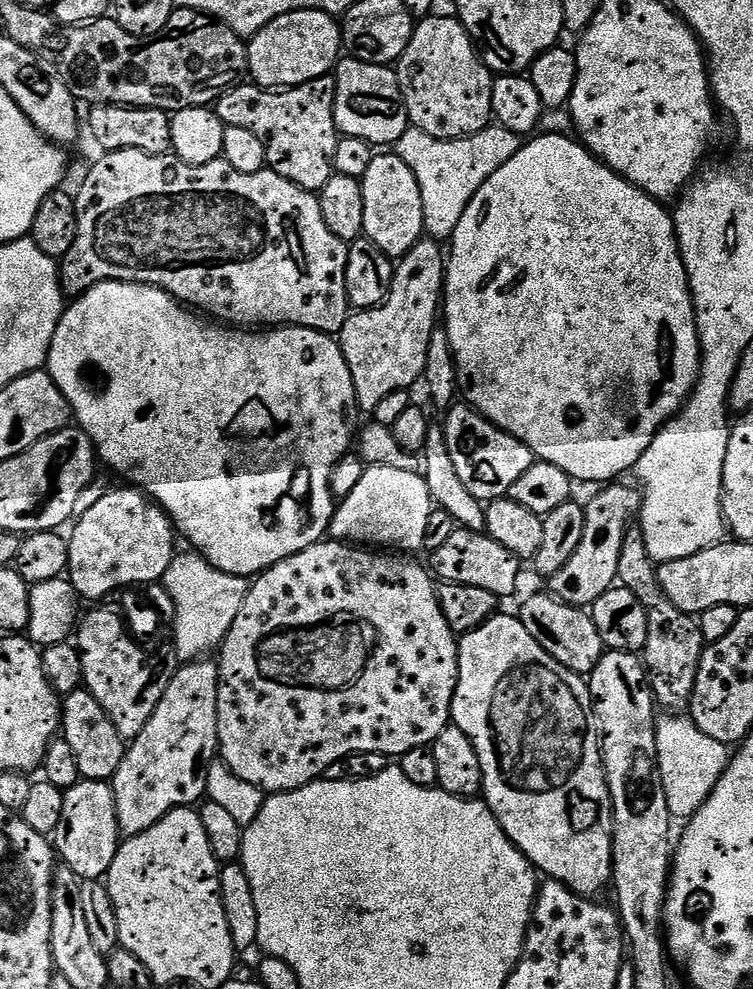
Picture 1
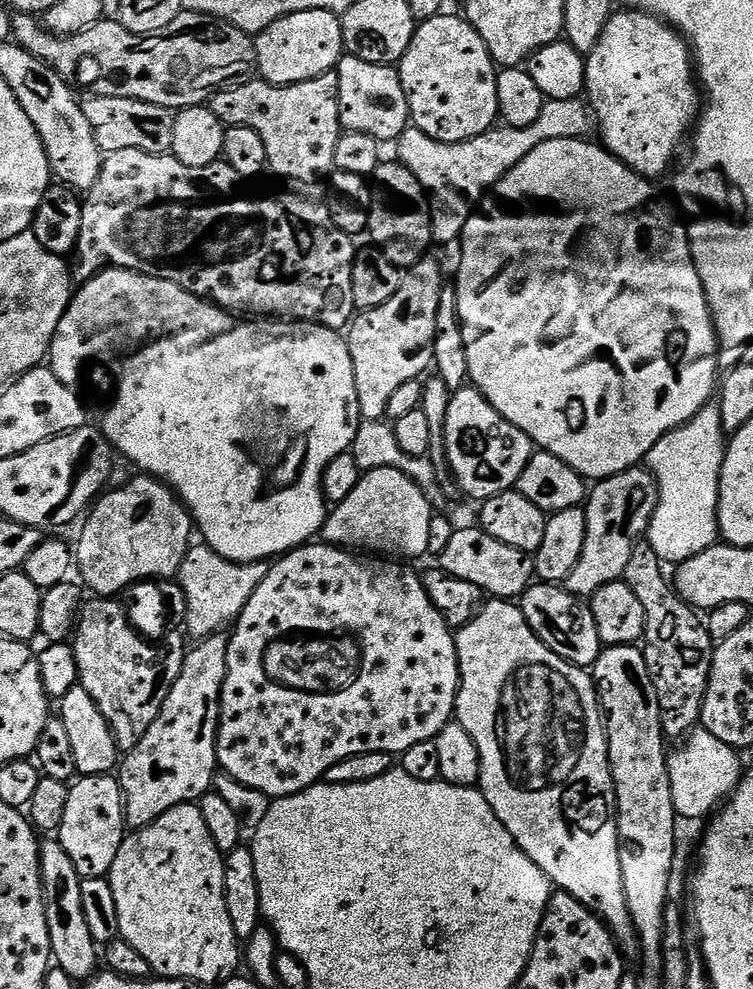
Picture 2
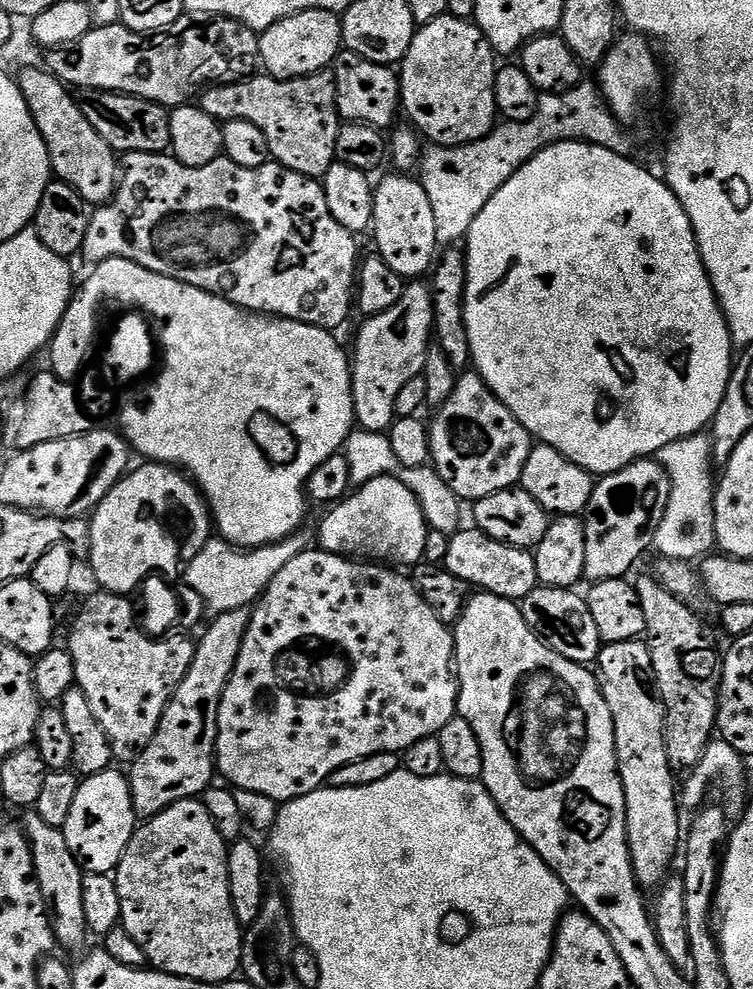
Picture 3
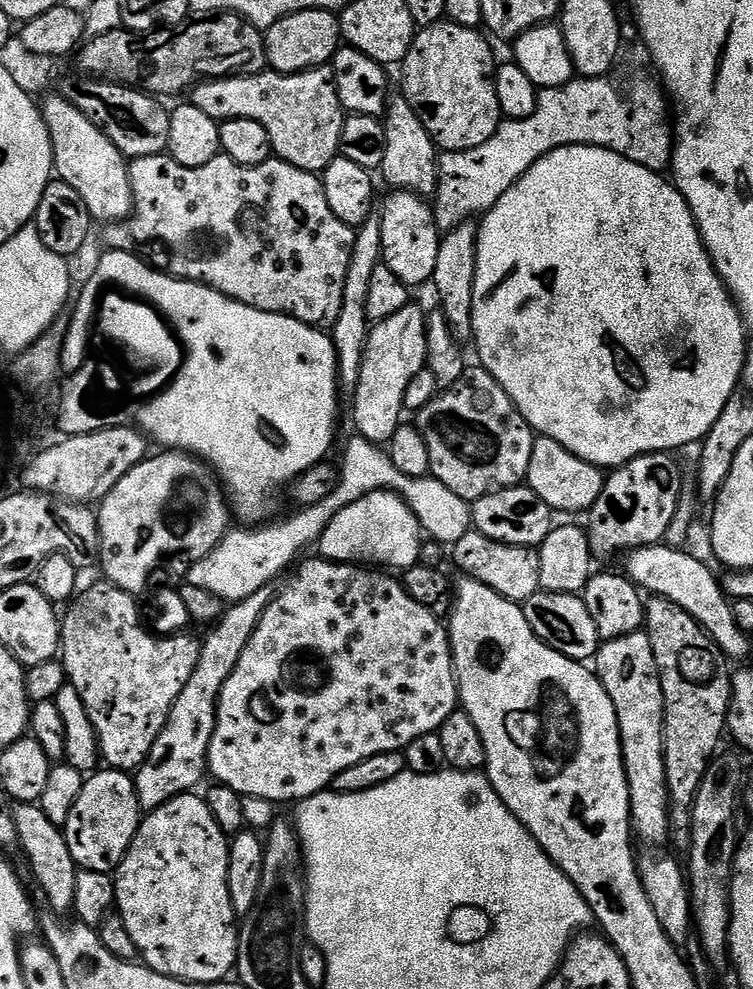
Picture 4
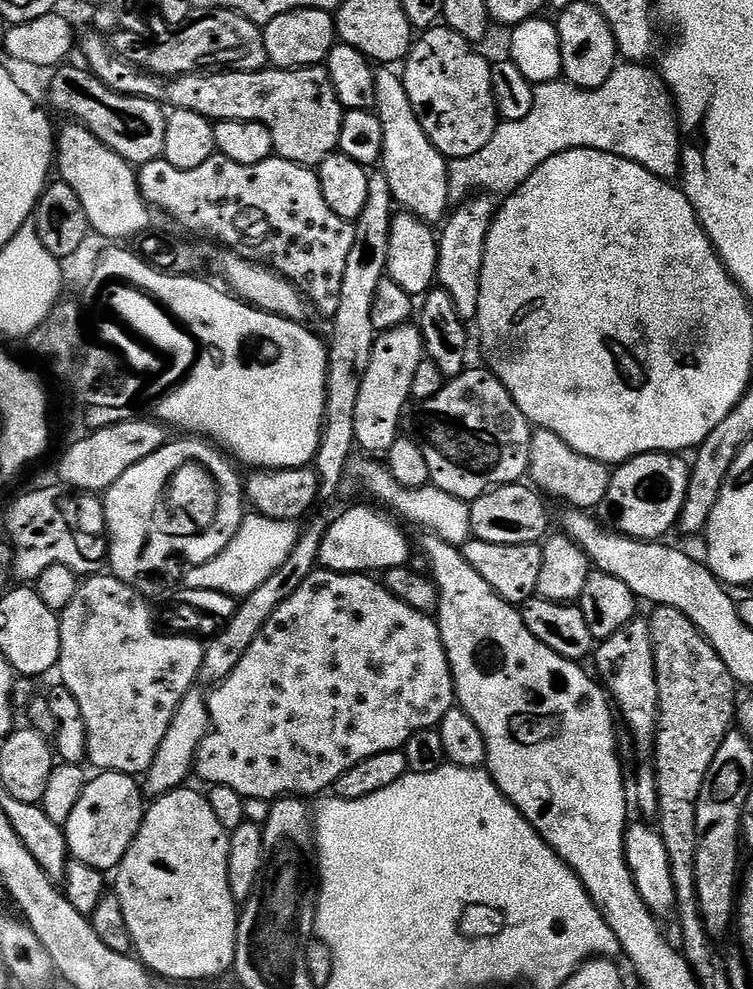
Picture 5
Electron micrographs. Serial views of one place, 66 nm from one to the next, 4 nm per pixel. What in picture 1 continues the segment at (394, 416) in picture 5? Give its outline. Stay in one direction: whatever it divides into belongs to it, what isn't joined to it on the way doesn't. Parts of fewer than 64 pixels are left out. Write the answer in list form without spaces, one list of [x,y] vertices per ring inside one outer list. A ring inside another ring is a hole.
[[[421,238],[412,249],[399,257],[392,283],[392,293],[385,304],[376,308],[356,310],[349,315],[344,329],[338,333],[338,343],[346,362],[356,391],[356,403],[368,414],[375,413],[378,402],[389,394],[411,389],[416,379],[425,375],[428,366],[428,351],[432,331],[438,327],[438,313],[442,308],[444,295],[444,274],[446,271],[446,252],[439,243],[431,238]]]

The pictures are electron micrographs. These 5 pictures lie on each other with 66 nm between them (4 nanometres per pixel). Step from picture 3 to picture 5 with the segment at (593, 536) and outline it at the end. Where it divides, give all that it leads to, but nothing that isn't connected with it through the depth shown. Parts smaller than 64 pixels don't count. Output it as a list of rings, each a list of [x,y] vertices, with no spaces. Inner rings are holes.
[[[647,452],[626,460],[612,473],[610,490],[606,490],[606,498],[602,498],[598,516],[609,529],[621,532],[624,536],[632,536],[636,540],[659,541],[671,528],[677,527],[680,511],[686,502],[686,490],[690,475],[690,464],[685,457],[671,452]]]

